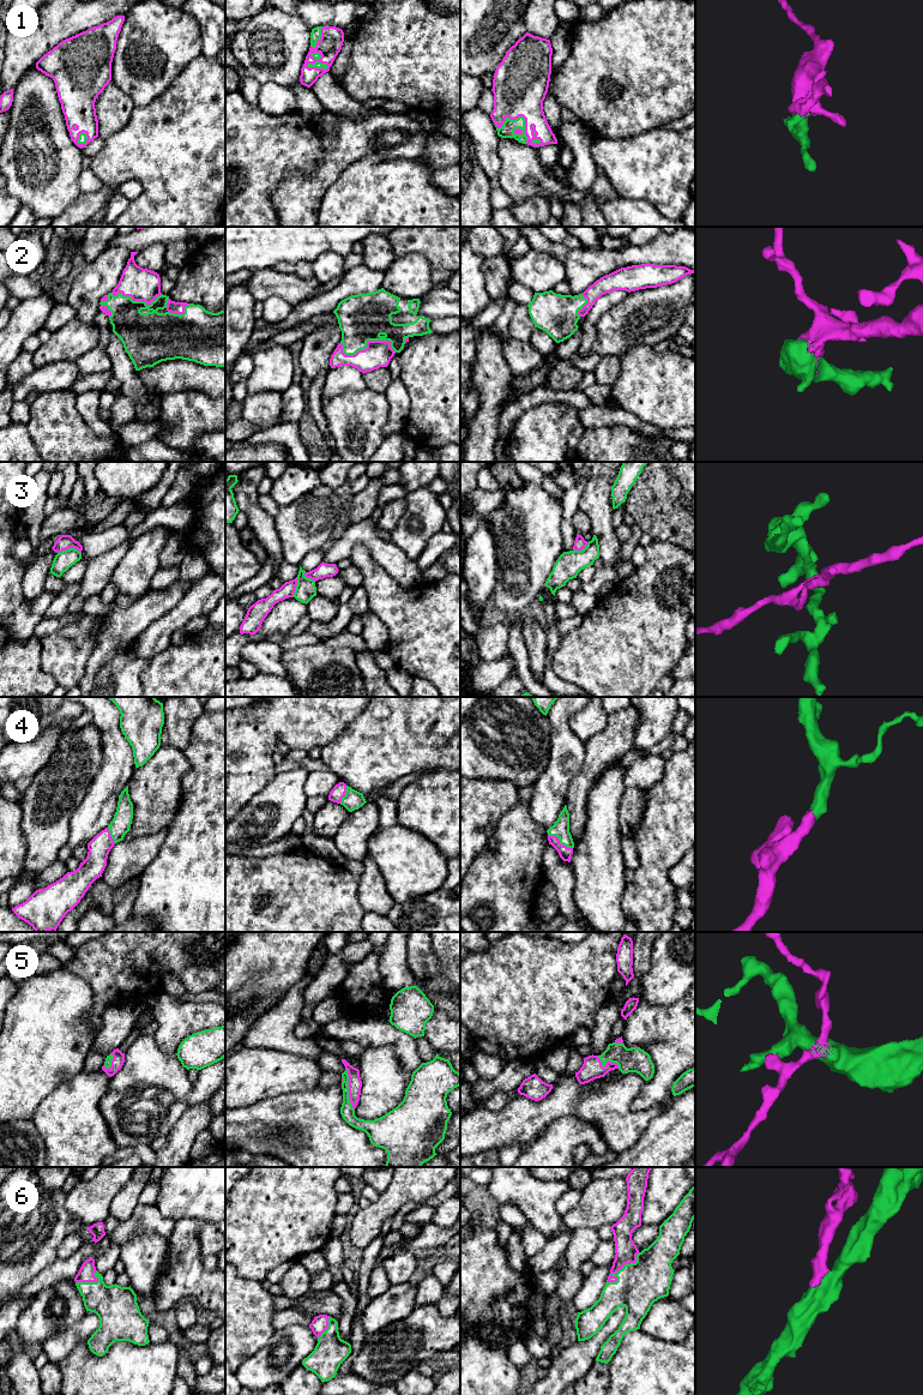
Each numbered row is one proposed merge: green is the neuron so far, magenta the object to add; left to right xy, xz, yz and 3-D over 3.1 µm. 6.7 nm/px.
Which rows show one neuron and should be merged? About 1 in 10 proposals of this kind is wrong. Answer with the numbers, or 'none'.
1, 2, 4, 5, 6

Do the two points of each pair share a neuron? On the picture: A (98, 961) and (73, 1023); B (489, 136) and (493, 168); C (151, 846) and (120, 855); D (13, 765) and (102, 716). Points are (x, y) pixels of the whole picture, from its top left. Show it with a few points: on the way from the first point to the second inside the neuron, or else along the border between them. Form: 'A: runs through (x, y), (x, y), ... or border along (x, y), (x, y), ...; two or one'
A: border along (66, 968), (90, 986), (89, 1014); two
B: runs through (489, 144), (490, 160); one
C: runs through (144, 849), (134, 855), (127, 855); one
D: border along (85, 709), (91, 714), (92, 722); two

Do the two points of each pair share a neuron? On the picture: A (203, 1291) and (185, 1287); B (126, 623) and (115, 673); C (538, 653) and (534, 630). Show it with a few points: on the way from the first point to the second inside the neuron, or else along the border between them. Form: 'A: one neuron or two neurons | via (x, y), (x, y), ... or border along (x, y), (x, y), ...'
A: one neuron | via (198, 1287), (189, 1287)
B: two neurons | border along (132, 643), (97, 671)
C: one neuron | via (537, 647), (535, 636)

